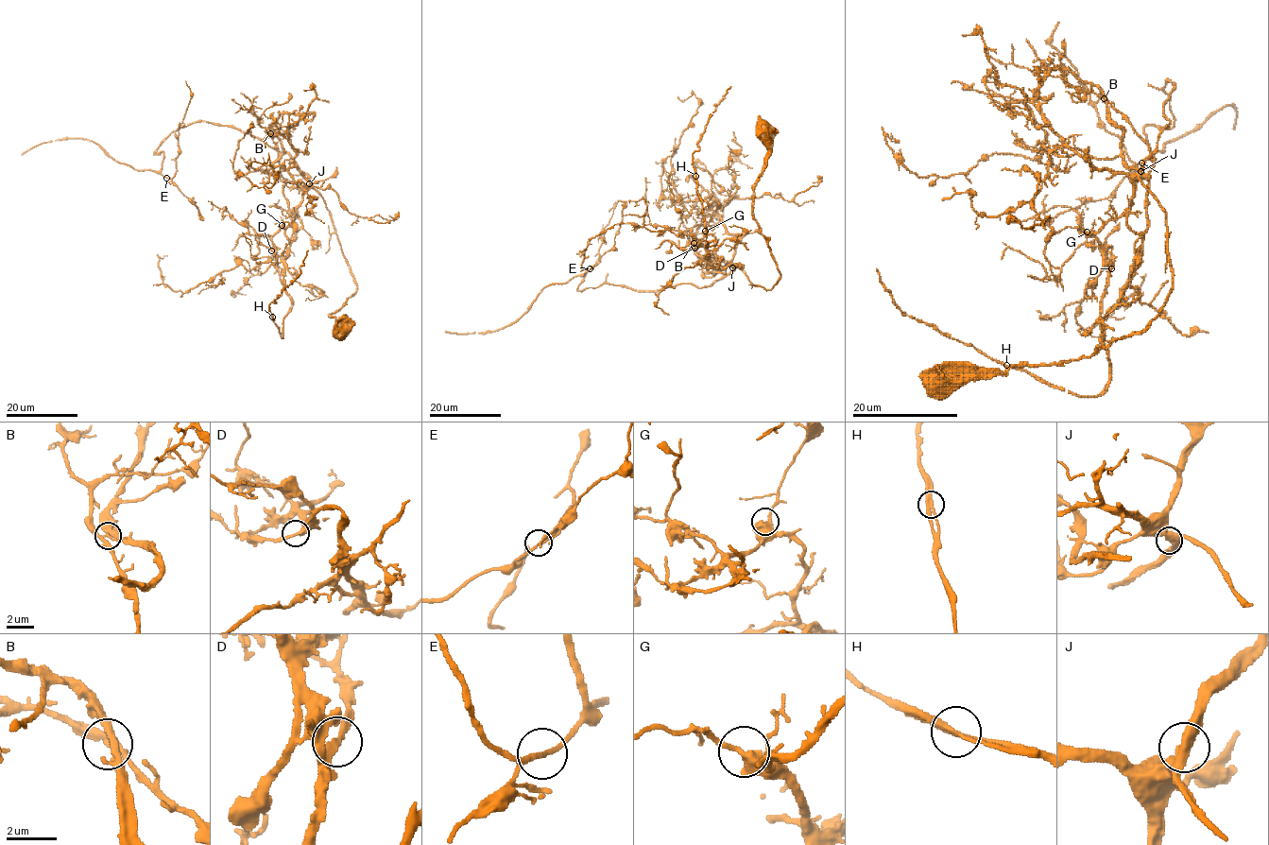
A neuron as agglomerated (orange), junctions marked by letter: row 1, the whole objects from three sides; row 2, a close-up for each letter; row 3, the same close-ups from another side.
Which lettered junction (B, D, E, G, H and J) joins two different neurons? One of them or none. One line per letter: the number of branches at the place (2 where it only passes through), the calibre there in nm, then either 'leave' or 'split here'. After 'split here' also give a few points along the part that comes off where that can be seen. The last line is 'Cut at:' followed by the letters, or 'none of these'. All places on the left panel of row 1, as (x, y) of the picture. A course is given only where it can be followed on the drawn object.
B: 3 branches meet; 170 nm thick; split here; foreign part runs (270, 133), (284, 151), (273, 172), (300, 223), (282, 255), (291, 300), (282, 336), (271, 302), (308, 250)
D: 2 branches meet; 190 nm thick; leave
E: 2 branches meet; 190 nm thick; leave
G: 3 branches meet; 440 nm thick; leave
H: 2 branches meet; 280 nm thick; leave
J: 3 branches meet; 440 nm thick; leave
Cut at: B

